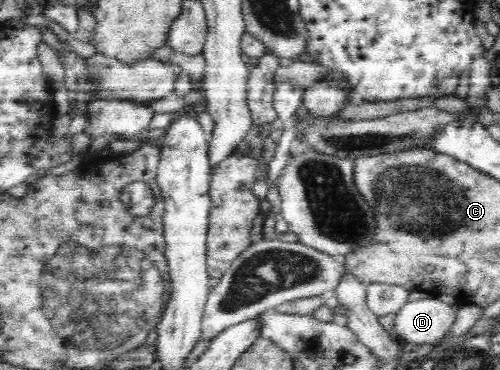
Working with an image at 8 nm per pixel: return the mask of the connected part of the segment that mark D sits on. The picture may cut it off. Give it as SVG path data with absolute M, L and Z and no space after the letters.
M422 297L399 308L395 313L394 330L400 342L434 344L452 328L456 313L456 306L450 306L438 297Z

